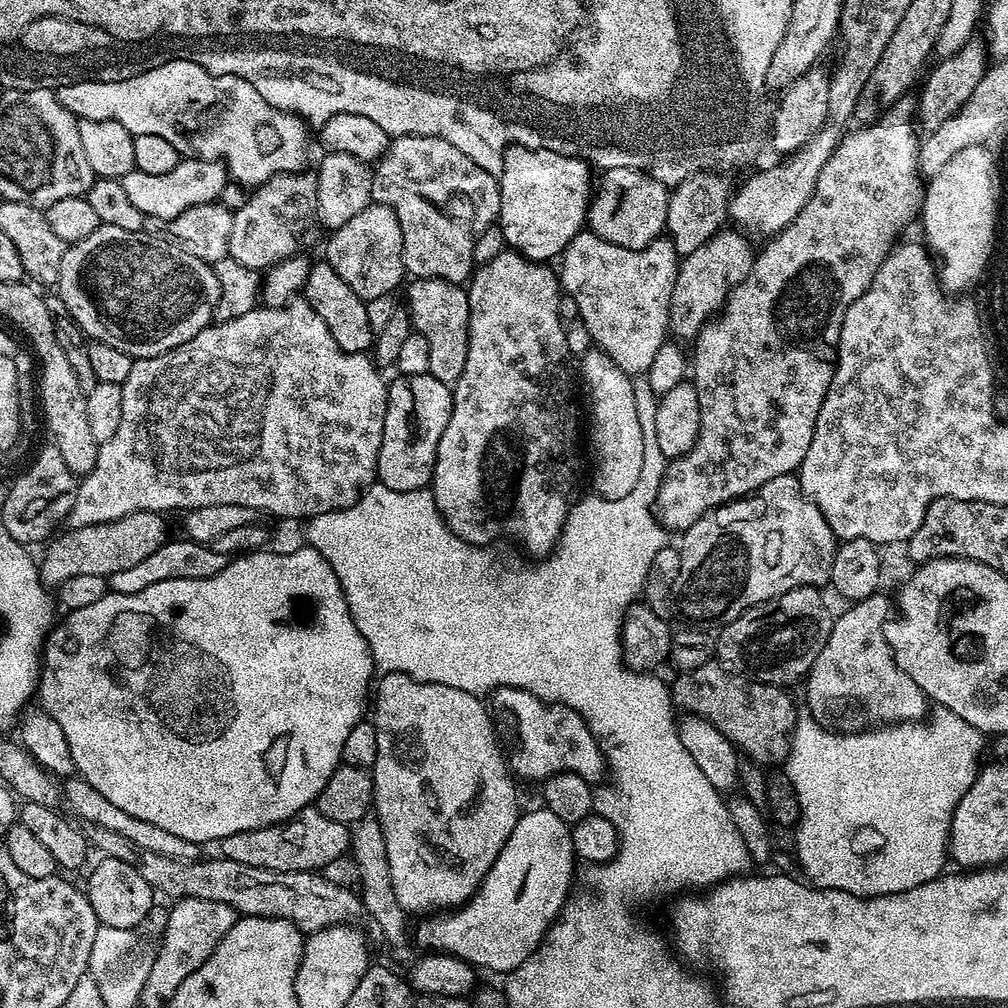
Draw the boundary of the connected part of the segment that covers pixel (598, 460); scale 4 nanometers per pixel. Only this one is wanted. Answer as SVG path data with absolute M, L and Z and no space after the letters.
M590 348L582 360L582 378L588 398L590 430L594 433L592 448L595 452L590 460L590 476L595 492L601 499L618 501L626 498L642 472L642 458L645 447L642 446L644 431L639 425L638 410L635 409L633 379L621 370L616 363L603 352L603 349Z

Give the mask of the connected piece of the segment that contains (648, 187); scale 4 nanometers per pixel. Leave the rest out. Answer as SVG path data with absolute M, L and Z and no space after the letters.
M610 169L599 177L588 206L587 227L606 242L630 250L645 248L665 235L670 188L638 169Z

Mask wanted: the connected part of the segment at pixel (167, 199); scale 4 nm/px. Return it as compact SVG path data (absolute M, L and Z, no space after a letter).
M191 158L181 159L174 170L166 174L146 174L142 170L133 168L119 179L122 190L126 190L126 195L138 210L146 218L152 216L161 222L167 222L178 218L192 206L202 206L221 199L223 188L230 182L227 168L218 160L194 160Z

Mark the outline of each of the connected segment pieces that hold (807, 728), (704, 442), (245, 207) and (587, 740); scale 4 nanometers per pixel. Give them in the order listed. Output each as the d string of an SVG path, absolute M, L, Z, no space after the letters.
M937 707L927 717L926 722L905 722L891 726L877 726L862 732L839 733L821 721L800 718L796 721L796 731L792 734L792 749L788 752L786 774L800 799L800 820L796 823L796 856L804 867L803 875L813 885L834 890L846 890L857 894L898 894L914 886L922 886L945 871L944 863L950 860L950 837L952 834L952 811L962 802L962 794L970 790L976 780L976 773L982 767L980 755L984 752L985 733L978 731L970 722L958 718L950 710Z
M901 98L892 107L885 108L880 116L870 124L857 127L857 132L849 136L839 138L826 166L822 166L822 174L818 174L818 182L814 186L812 197L806 206L783 230L767 241L764 249L759 249L755 257L750 274L739 286L731 292L724 307L718 315L704 325L704 329L694 338L696 353L690 356L690 379L698 390L698 406L700 407L700 429L698 438L690 451L683 456L677 456L664 469L664 477L660 483L660 489L656 495L656 507L654 509L657 520L668 529L669 533L682 534L698 518L706 513L723 506L736 502L739 496L748 496L759 493L760 487L770 478L787 476L795 473L800 467L802 458L806 458L806 450L810 450L810 438L814 438L814 426L818 422L818 410L822 410L822 402L826 398L826 390L832 381L832 375L836 369L836 347L842 334L842 318L846 318L846 310L870 286L874 274L878 274L878 266L888 257L894 245L897 243L900 231L908 224L912 216L912 207L917 207L922 196L922 177L920 175L920 141L918 125L914 117L917 115L917 105L908 98Z
M311 171L284 172L281 176L270 178L259 185L252 197L245 199L242 205L232 214L232 226L228 239L228 256L236 259L242 266L257 270L267 270L273 264L282 262L291 256L301 255L316 240L316 235L322 232L316 197L316 177Z
M499 687L491 693L490 700L506 715L512 716L516 723L516 736L520 741L516 749L510 752L510 768L521 781L543 782L563 772L578 774L593 786L605 779L604 751L600 749L584 717L579 716L573 708L567 708L564 704L552 704L521 688Z

